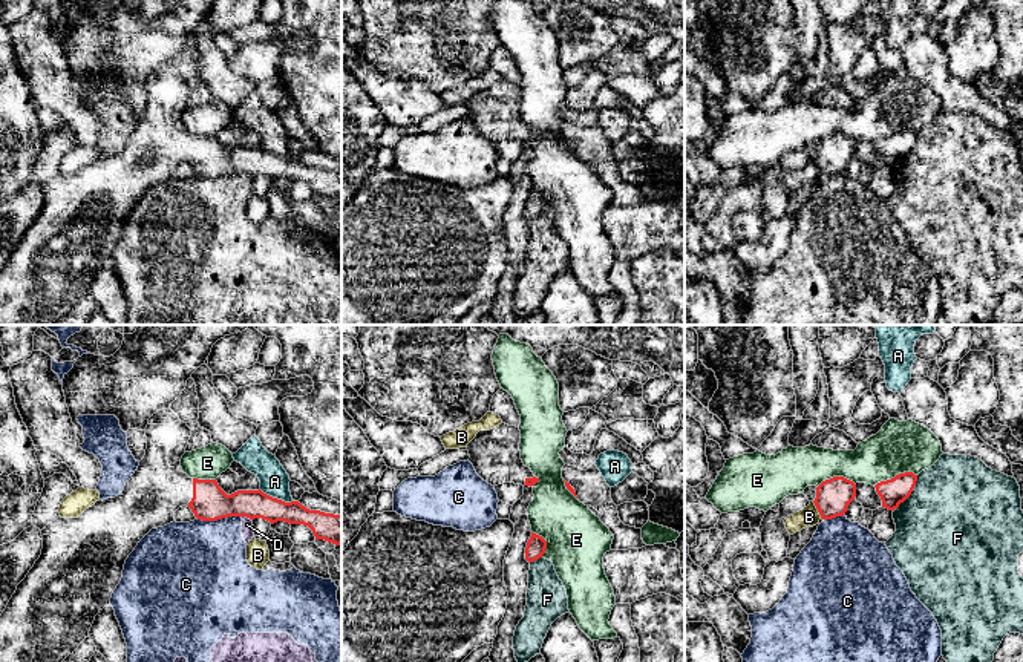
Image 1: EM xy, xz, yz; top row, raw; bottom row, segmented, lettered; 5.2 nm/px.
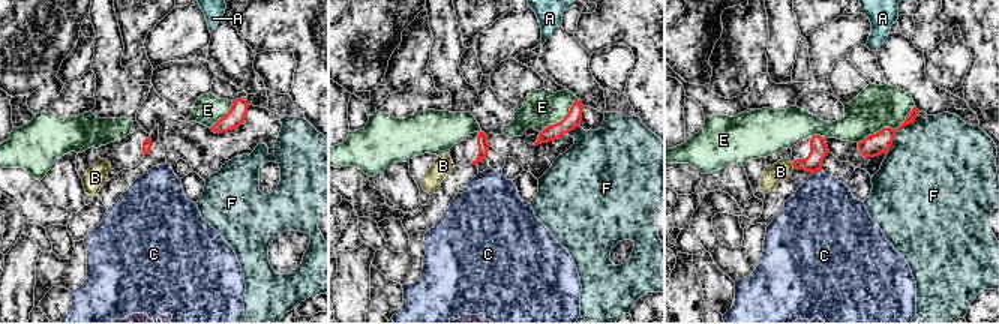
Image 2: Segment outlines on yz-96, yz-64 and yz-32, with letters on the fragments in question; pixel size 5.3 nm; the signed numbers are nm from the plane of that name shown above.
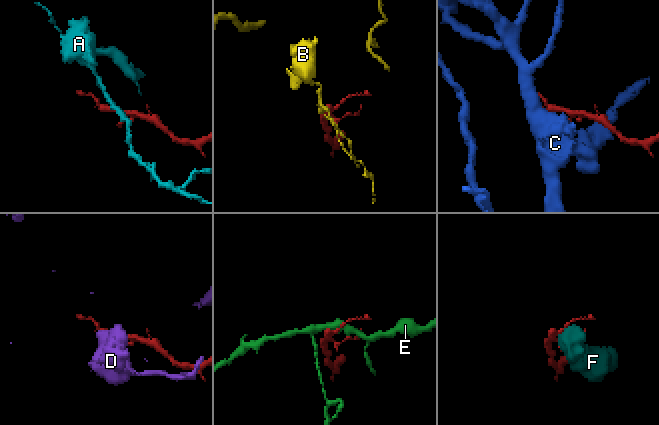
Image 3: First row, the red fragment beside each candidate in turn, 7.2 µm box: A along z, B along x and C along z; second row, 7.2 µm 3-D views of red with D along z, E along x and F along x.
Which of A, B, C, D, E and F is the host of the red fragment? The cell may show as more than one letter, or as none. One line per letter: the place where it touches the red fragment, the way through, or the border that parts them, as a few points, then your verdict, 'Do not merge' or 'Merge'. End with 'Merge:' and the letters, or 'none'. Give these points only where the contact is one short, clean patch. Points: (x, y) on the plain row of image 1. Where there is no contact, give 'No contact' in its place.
A: Touches red at xy (276, 155). Boundary: xy (259, 146), (285, 158), (293, 158). Do not merge
B: Touches red at yz (817, 164). Boundary: yz (812, 158), (821, 173). Do not merge
C: Touches red at xy (218, 175). Do not merge
D: Touches red at xy (247, 173). Boundary: xy (242, 172), (250, 176). Do not merge
E: Touches red at yz (896, 132). Do not merge
F: Touches red at yz (911, 147). Do not merge
Merge: none

